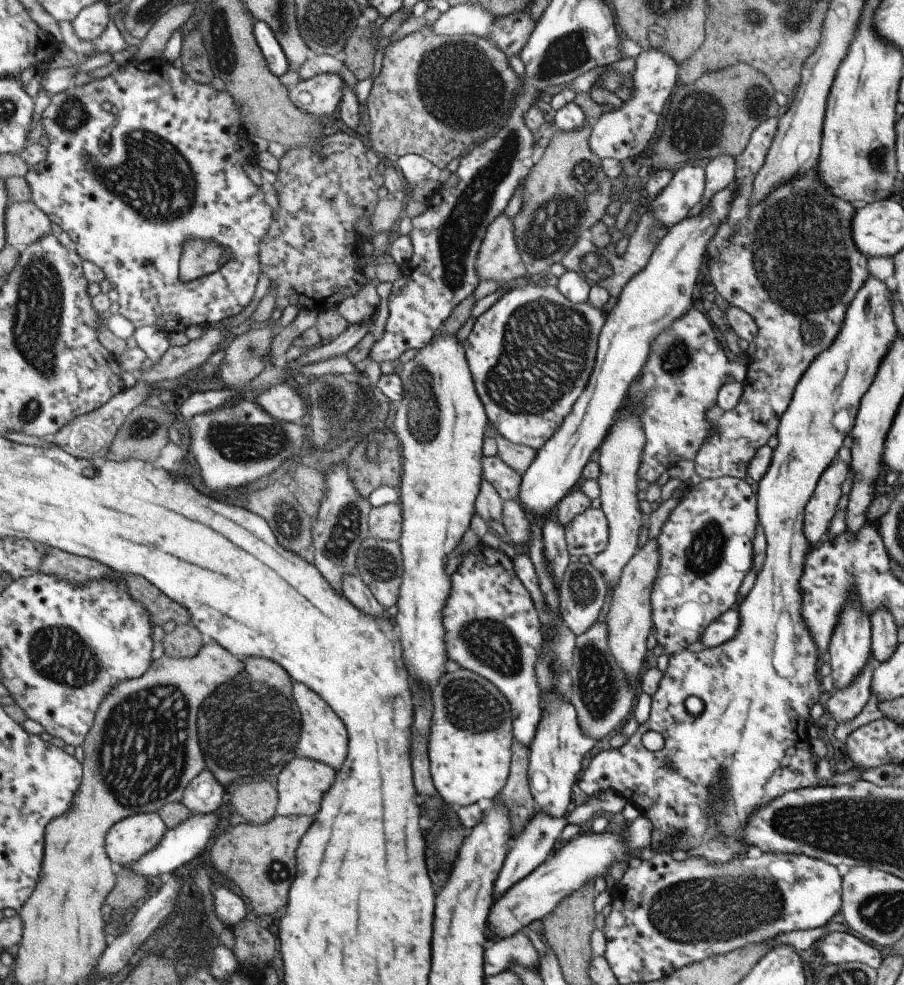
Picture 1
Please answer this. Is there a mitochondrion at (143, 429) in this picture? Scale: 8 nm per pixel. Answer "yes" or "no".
yes

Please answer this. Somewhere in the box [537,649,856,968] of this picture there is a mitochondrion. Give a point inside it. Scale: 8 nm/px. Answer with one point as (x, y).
(699, 911)

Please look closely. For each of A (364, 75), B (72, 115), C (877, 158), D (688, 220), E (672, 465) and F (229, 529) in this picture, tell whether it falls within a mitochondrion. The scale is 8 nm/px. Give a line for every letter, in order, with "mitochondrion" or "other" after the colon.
A: other
B: mitochondrion
C: mitochondrion
D: other
E: other
F: other

